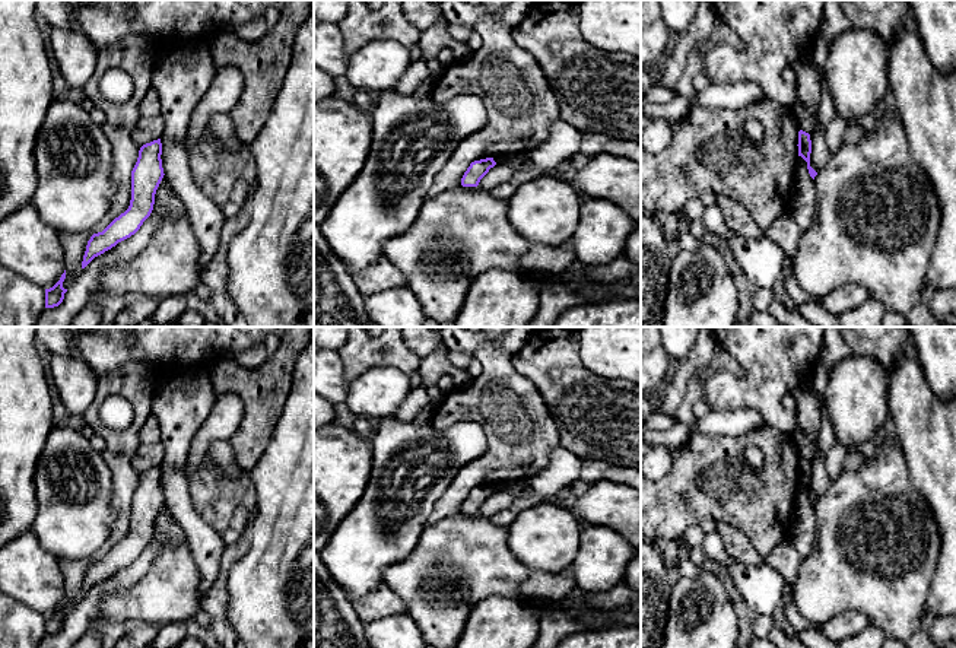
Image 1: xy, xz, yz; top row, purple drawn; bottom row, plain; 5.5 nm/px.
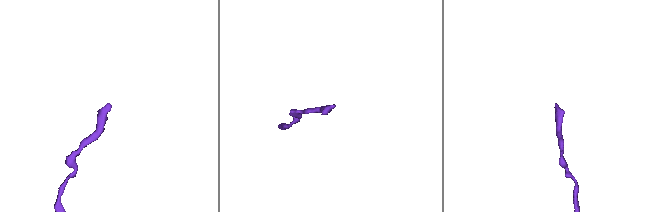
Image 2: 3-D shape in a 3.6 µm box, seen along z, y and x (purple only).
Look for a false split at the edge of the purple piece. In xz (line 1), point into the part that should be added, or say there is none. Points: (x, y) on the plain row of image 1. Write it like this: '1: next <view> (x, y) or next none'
1: next none

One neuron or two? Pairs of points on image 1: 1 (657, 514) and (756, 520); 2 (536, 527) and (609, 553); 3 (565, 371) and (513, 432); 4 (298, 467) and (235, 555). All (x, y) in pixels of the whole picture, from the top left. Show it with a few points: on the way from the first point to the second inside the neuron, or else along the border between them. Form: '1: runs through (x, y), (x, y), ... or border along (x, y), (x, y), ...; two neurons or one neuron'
1: runs through (682, 508), (731, 508); one neuron
2: runs through (553, 542), (572, 548), (577, 552), (591, 553); one neuron
3: border along (520, 372), (540, 394), (556, 429); two neurons
4: border along (251, 540), (247, 552), (231, 569); two neurons

